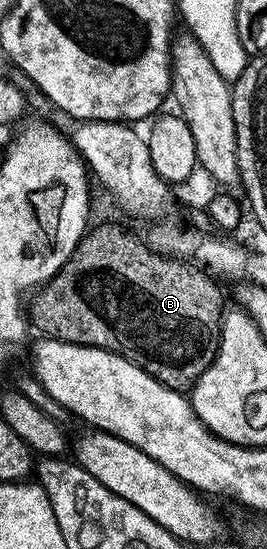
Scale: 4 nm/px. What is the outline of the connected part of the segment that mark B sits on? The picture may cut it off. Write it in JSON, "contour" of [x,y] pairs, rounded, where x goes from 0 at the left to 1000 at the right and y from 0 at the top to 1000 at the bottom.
{"contour":[[[371,408],[352,415],[356,410],[315,423],[307,437],[296,439],[292,448],[281,452],[281,461],[236,479],[217,499],[191,505],[172,517],[157,519],[127,534],[135,539],[131,548],[116,554],[116,576],[109,568],[112,588],[120,592],[131,588],[161,603],[157,610],[165,614],[199,619],[240,619],[247,627],[300,627],[311,634],[390,634],[412,641],[431,641],[442,648],[461,648],[483,659],[498,659],[517,670],[543,672],[562,685],[588,689],[588,696],[603,696],[637,707],[659,710],[712,710],[727,707],[730,698],[753,689],[753,681],[768,681],[768,674],[798,659],[798,652],[820,636],[824,599],[843,566],[831,528],[801,517],[809,512],[760,488],[715,477],[682,481],[670,475],[682,472],[644,470],[577,450],[566,454],[528,432],[502,430],[483,417],[457,415],[446,408]]]}

